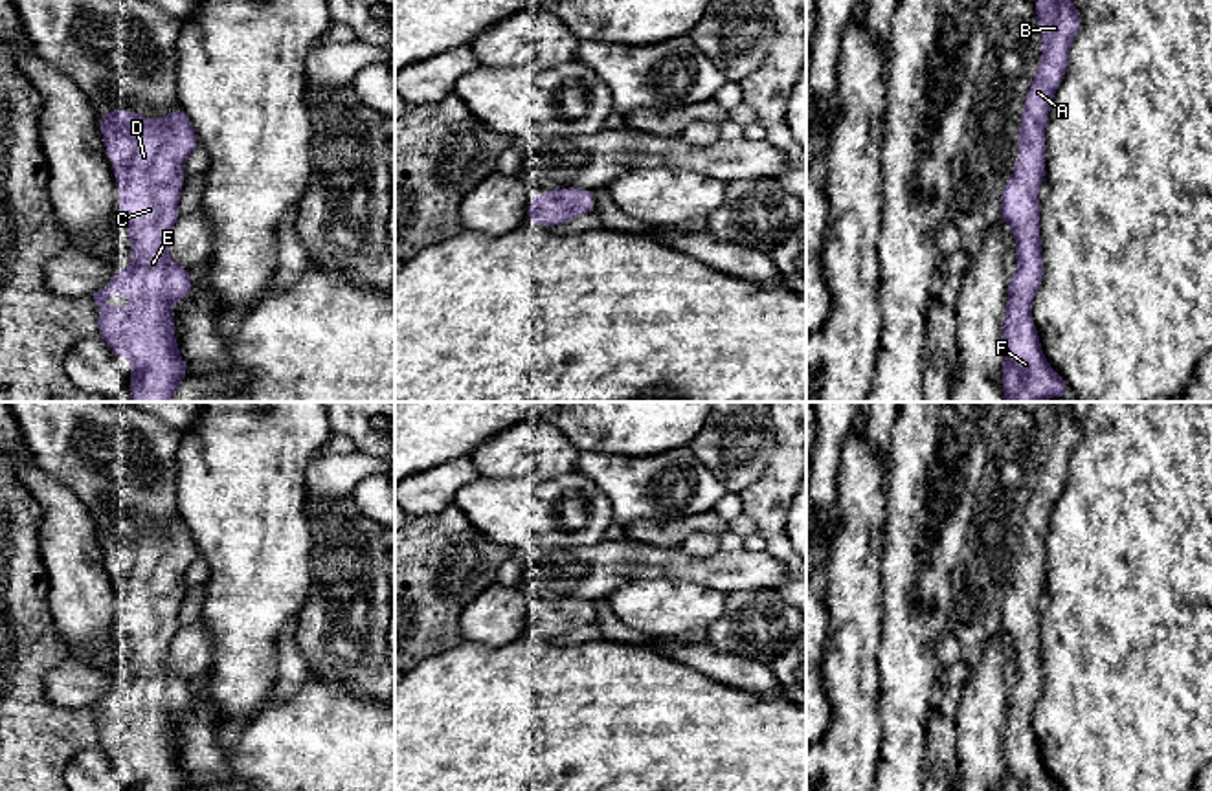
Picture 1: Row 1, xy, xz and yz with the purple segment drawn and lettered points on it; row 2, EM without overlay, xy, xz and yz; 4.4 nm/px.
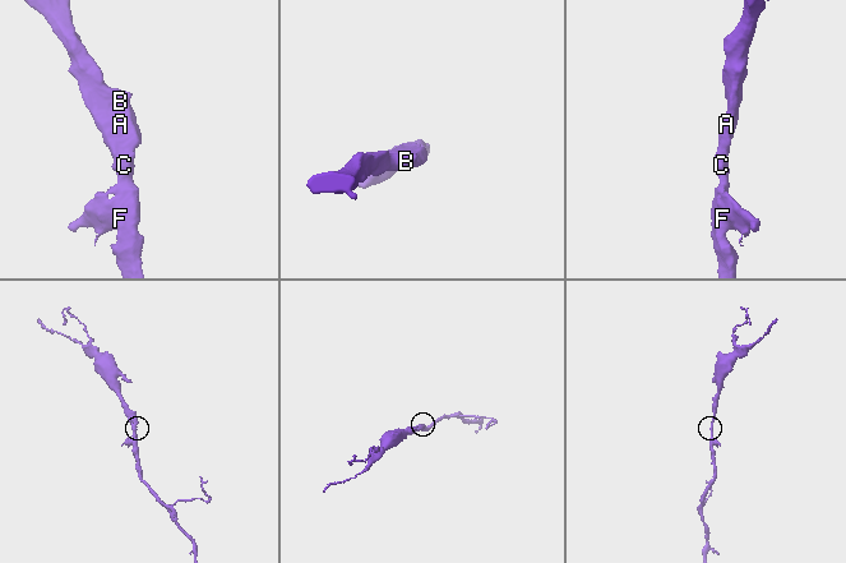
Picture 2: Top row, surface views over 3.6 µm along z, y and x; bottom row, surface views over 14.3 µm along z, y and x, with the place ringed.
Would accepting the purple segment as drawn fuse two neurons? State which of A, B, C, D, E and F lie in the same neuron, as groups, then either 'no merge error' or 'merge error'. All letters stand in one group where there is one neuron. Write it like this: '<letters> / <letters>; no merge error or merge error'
A B C D E F; no merge error

